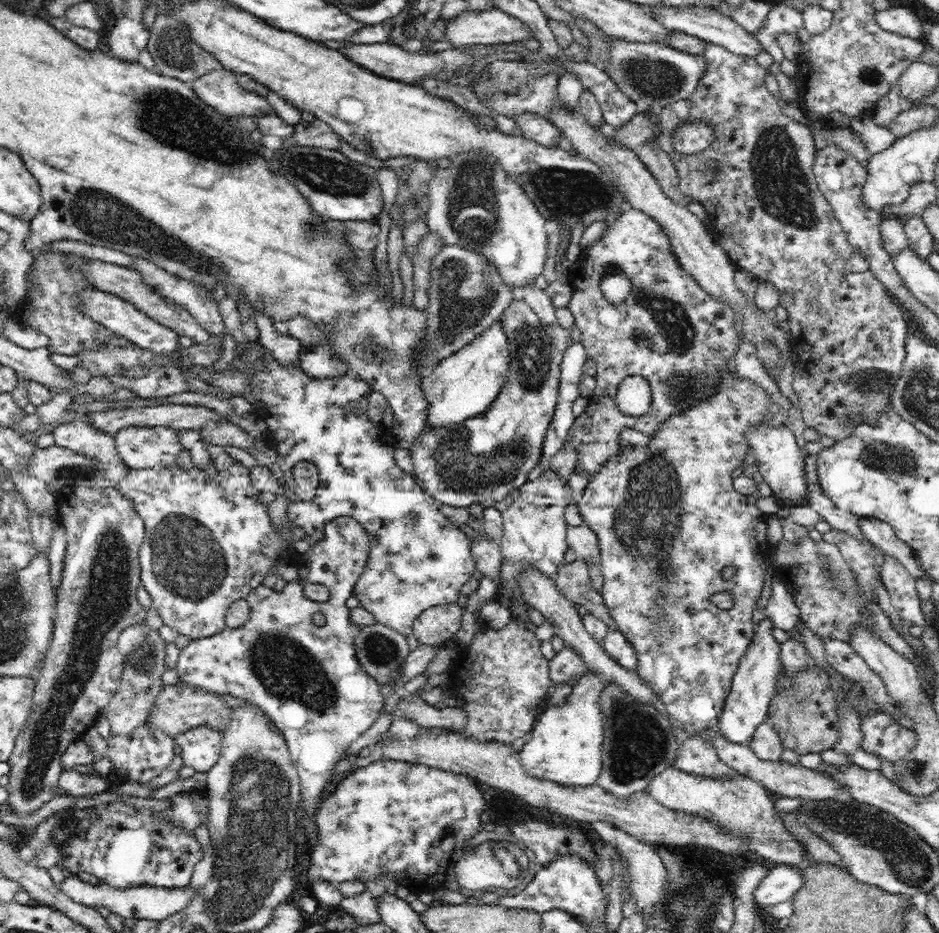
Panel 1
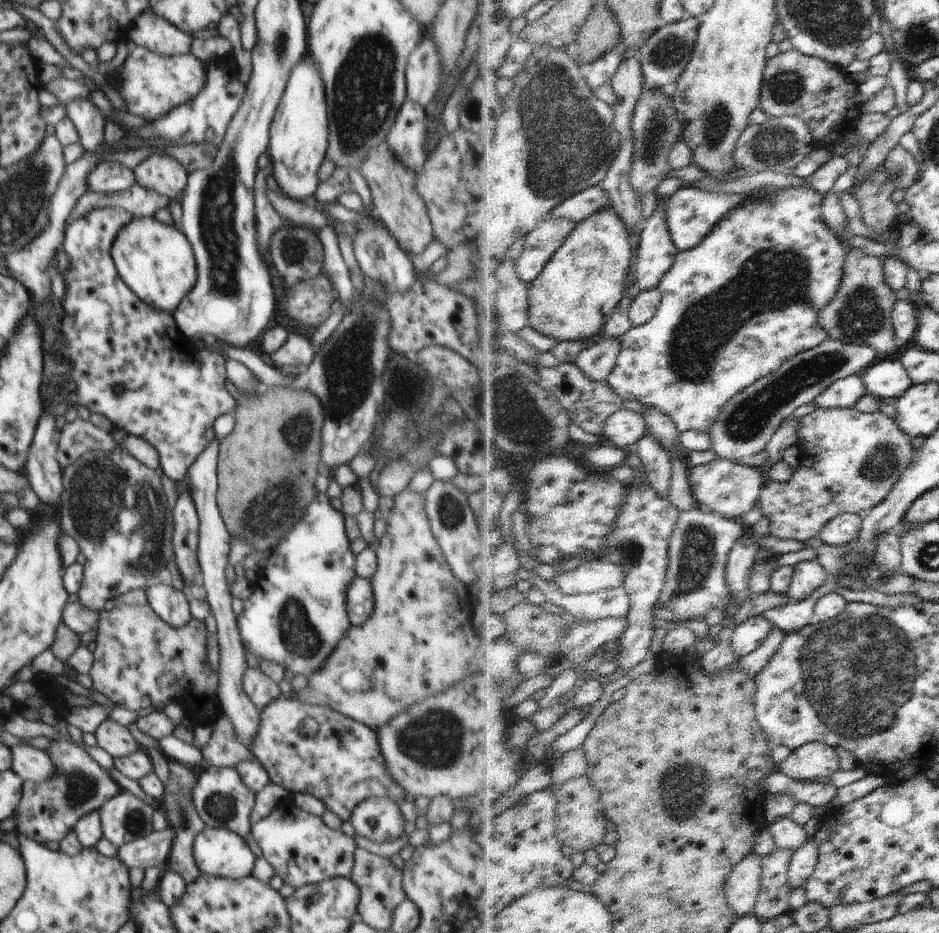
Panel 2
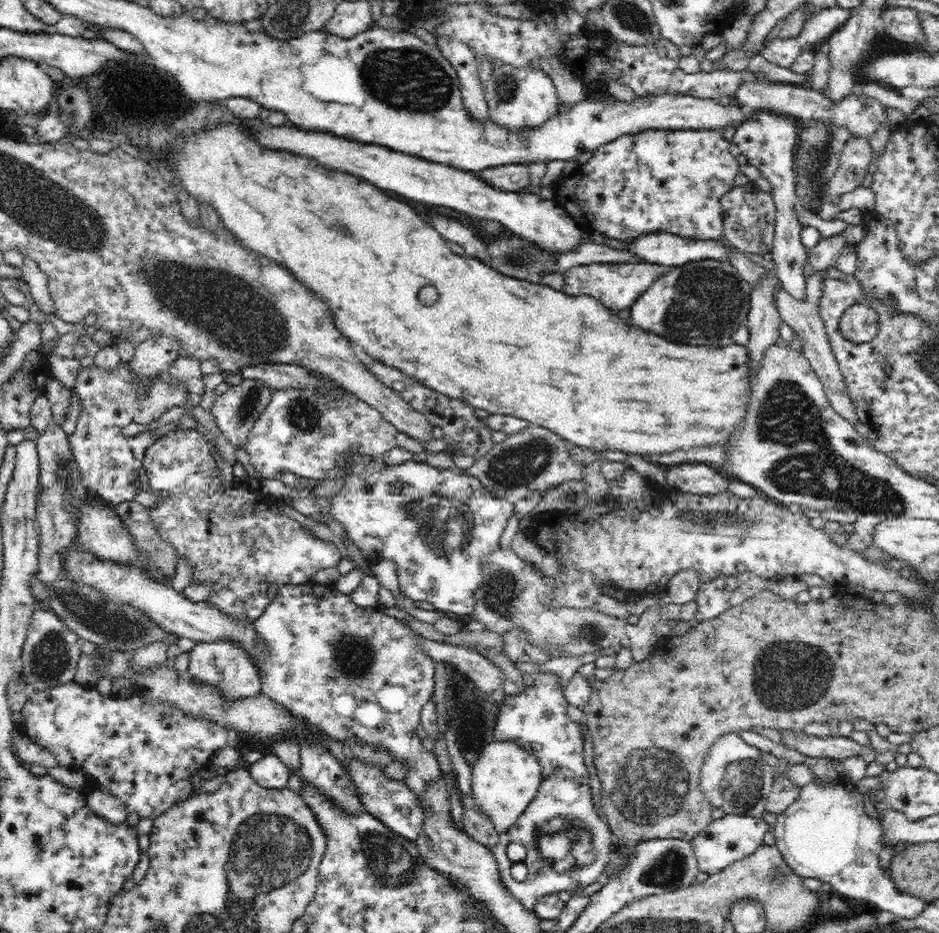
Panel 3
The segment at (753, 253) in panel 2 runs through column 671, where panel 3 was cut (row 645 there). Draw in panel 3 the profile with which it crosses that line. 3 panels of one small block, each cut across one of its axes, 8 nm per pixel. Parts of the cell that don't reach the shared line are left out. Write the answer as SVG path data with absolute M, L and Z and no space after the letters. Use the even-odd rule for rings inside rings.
M313 581L280 585L264 613L254 623L270 645L261 673L263 694L291 715L320 727L347 748L368 747L387 756L404 770L404 780L418 795L429 778L442 774L436 756L424 748L424 742L416 735L423 711L433 701L436 670L435 662L420 652L412 630L375 608L353 604L350 596L339 592L334 584Z

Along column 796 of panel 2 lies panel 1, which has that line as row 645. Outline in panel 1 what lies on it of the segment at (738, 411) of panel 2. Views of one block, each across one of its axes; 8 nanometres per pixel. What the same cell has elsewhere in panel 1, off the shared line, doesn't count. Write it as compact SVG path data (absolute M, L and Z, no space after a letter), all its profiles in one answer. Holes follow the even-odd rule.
M382 624L364 627L362 634L356 638L356 648L366 672L382 685L386 685L392 690L396 685L407 682L403 676L403 670L412 648L408 644L406 635Z

